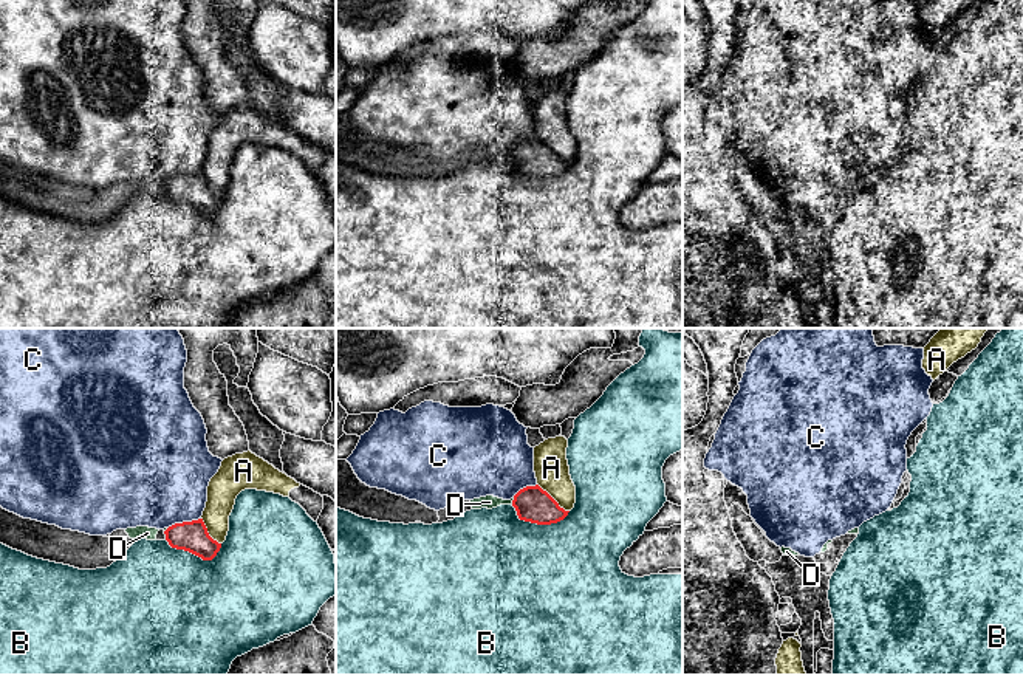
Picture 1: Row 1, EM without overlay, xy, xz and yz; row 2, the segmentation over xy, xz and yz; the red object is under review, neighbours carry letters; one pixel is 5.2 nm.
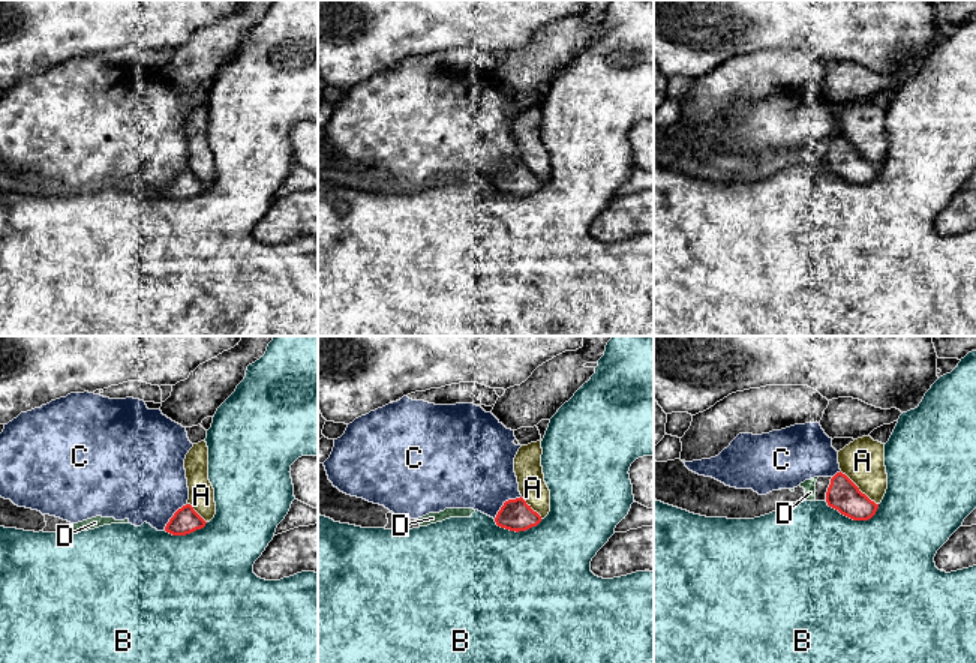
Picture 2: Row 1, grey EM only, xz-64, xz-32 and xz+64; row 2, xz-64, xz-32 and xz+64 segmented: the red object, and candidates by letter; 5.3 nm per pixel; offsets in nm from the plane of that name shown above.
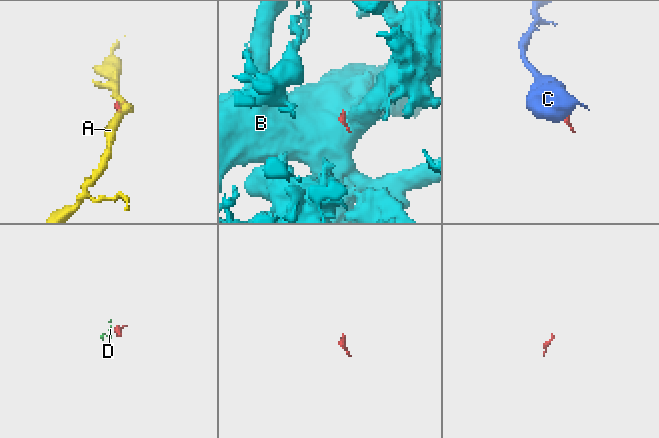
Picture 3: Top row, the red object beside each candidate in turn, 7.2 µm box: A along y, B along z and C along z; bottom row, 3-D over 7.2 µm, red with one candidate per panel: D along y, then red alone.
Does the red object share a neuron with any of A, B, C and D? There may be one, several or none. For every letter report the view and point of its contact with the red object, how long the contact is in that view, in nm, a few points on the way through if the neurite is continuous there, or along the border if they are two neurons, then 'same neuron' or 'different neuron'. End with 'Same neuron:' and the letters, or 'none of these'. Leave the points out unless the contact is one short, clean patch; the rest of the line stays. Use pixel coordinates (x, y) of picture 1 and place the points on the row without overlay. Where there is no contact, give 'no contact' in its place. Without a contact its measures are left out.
A: meets red in xz at (553, 152); contact 220 nm long; different neuron
B: meets red in xz at (539, 177); contact 320 nm long; different neuron
C: meets red in xy at (183, 175); contact 190 nm long; different neuron
D: meets red in xz at (513, 154); contact 40 nm long; different neuron
Same neuron: none of these

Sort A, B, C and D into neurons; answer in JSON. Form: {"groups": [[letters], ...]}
{"groups": [["A"], ["B"], ["C", "D"]]}

